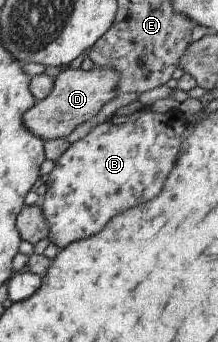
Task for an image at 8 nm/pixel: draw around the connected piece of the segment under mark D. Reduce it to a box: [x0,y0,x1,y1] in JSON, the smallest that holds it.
[22,64,119,140]

